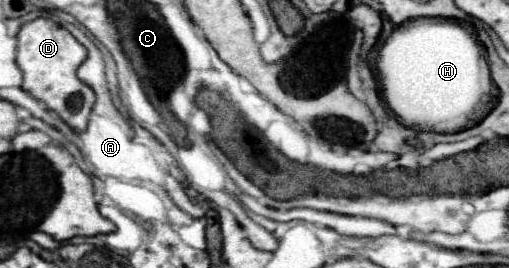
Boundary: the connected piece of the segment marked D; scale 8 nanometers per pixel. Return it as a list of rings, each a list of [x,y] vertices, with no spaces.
[[[42,17],[24,23],[16,39],[18,39],[16,63],[24,75],[22,89],[28,91],[38,101],[42,101],[74,131],[84,131],[88,115],[94,105],[94,91],[76,77],[76,69],[86,59],[88,51],[62,25]]]

